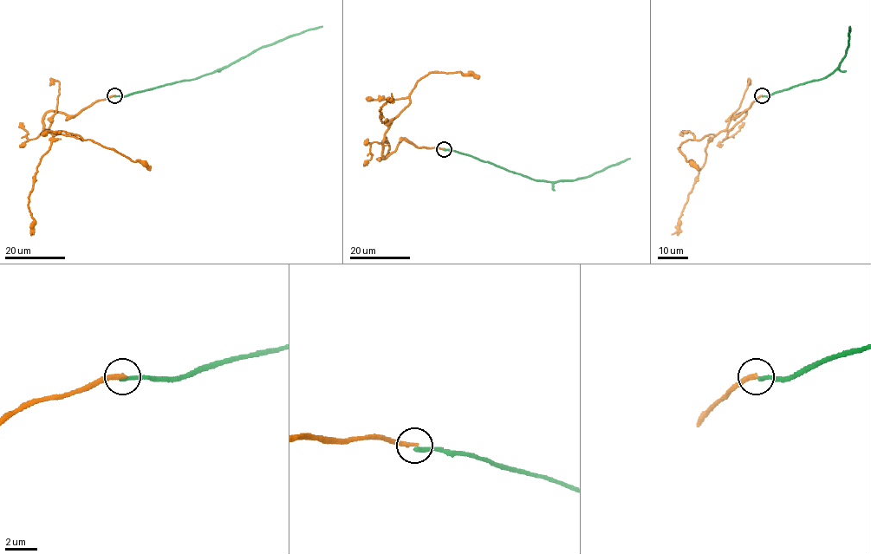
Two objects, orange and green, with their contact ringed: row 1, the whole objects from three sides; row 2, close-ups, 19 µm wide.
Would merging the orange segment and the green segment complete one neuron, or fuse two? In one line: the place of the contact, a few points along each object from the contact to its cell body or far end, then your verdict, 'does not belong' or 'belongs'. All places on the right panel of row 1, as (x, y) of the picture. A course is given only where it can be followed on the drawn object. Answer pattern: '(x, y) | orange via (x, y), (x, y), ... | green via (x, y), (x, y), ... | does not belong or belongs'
(762, 95) | orange via (762, 96), (734, 115), (746, 114), (729, 130), (683, 142), (679, 149), (698, 170) | green via (762, 96), (821, 79), (833, 73), (845, 56), (849, 45), (849, 26) | does not belong

